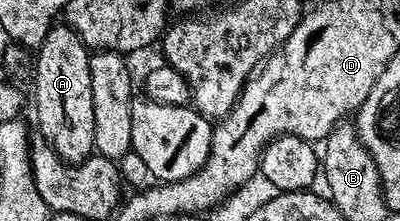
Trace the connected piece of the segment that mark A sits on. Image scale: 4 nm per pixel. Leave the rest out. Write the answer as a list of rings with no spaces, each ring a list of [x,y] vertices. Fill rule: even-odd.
[[[65,23],[51,24],[44,43],[36,51],[38,62],[34,65],[34,113],[38,116],[40,136],[51,145],[70,165],[87,161],[94,153],[94,132],[92,131],[92,71],[90,70],[91,50]]]

